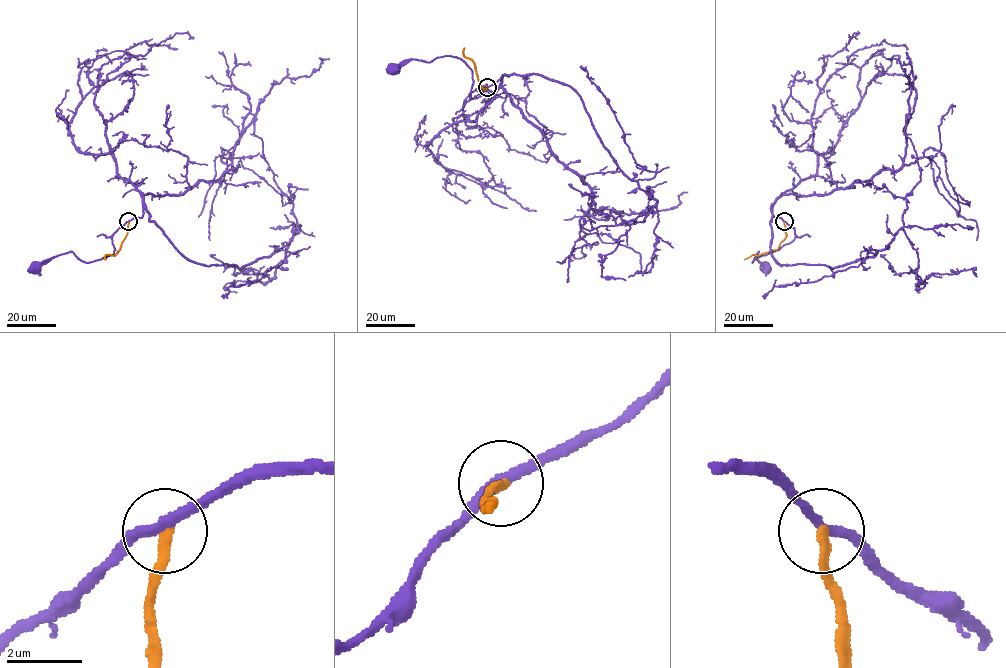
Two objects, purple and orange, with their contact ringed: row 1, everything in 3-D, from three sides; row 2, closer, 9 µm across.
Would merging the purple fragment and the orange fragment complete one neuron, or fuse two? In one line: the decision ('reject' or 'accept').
reject

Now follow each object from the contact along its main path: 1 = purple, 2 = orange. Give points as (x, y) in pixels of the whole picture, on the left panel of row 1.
1: (128, 221), (113, 235), (112, 255), (85, 262), (68, 252), (37, 263), (35, 267)
2: (128, 221), (121, 247), (114, 255), (106, 255), (105, 260)

